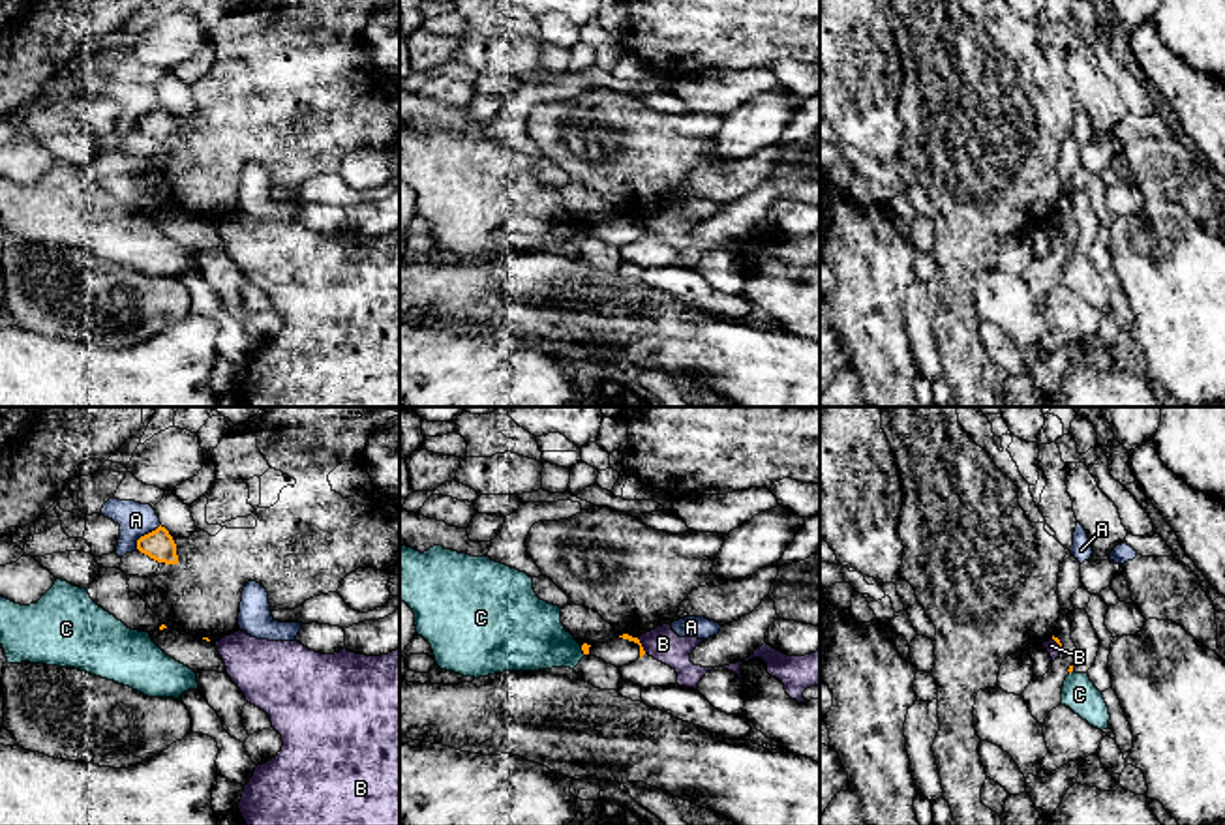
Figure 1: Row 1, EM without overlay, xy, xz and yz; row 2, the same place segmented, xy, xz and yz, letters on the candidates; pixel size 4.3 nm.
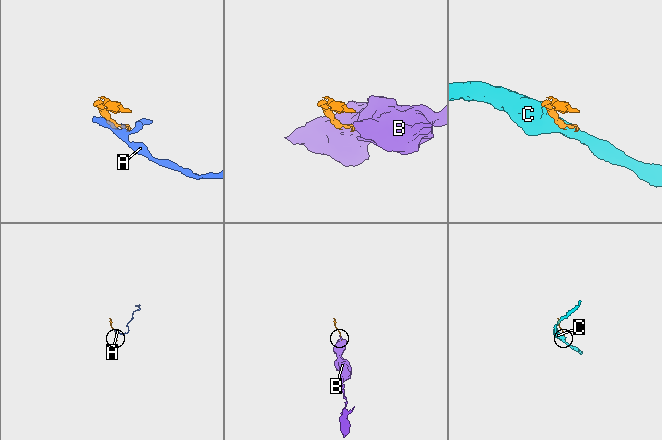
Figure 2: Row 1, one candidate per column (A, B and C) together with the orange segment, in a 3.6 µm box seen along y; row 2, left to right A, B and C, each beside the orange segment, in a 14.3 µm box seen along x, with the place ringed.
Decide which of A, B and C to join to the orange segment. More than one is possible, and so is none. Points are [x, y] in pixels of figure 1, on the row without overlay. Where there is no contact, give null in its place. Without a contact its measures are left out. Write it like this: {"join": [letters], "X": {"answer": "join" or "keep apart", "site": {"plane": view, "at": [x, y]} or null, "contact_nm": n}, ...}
{"join": [], "A": {"answer": "keep apart", "site": {"plane": "xy", "at": [145, 115]}, "contact_nm": 160}, "B": {"answer": "keep apart", "site": {"plane": "xz", "at": [640, 225]}, "contact_nm": 80}, "C": {"answer": "keep apart", "site": {"plane": "xz", "at": [582, 229]}, "contact_nm": 50}}

